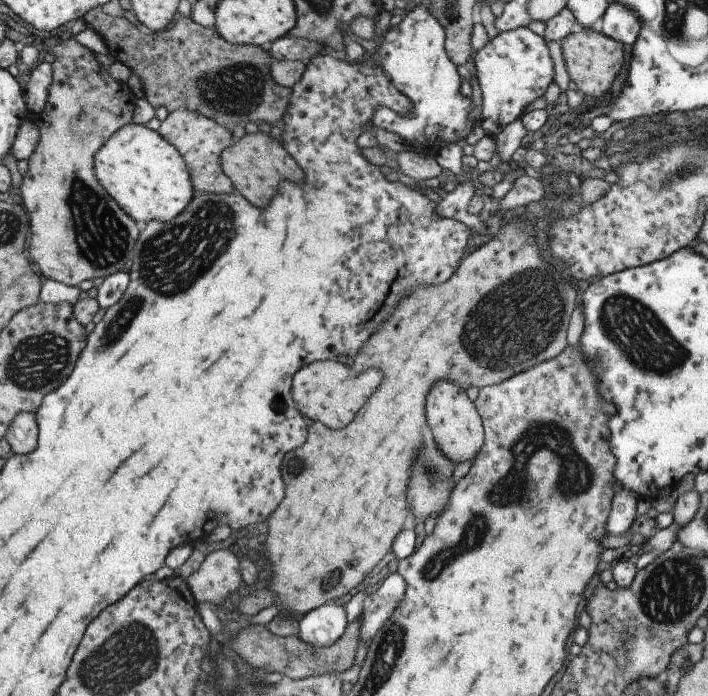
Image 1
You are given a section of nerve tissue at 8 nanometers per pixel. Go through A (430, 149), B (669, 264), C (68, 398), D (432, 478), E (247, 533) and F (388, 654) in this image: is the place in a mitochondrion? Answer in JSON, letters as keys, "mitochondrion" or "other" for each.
{"A":"other","B":"other","C":"mitochondrion","D":"mitochondrion","E":"other","F":"mitochondrion"}

